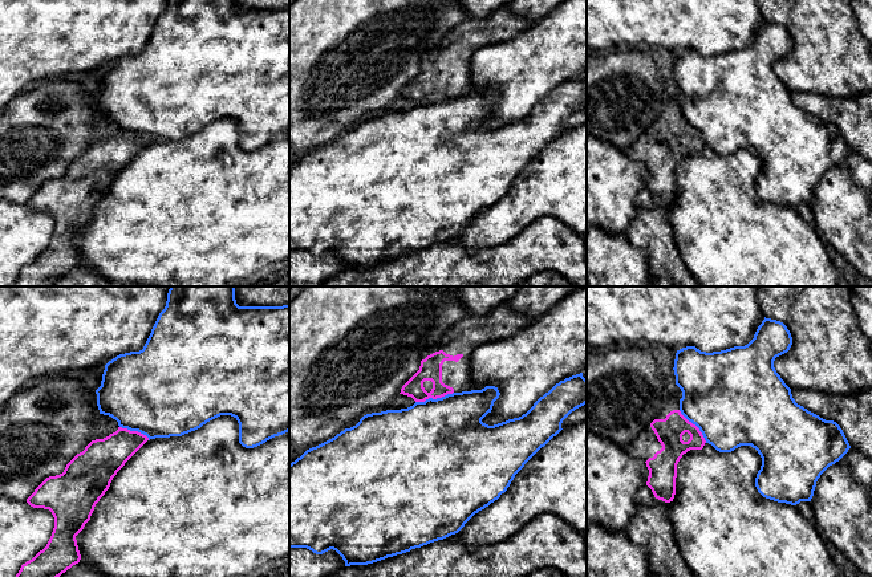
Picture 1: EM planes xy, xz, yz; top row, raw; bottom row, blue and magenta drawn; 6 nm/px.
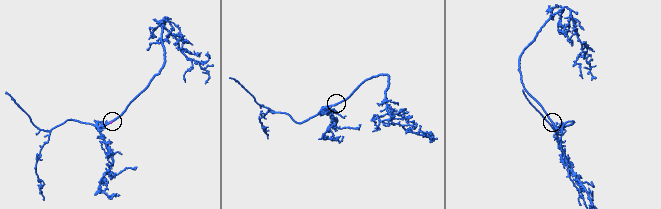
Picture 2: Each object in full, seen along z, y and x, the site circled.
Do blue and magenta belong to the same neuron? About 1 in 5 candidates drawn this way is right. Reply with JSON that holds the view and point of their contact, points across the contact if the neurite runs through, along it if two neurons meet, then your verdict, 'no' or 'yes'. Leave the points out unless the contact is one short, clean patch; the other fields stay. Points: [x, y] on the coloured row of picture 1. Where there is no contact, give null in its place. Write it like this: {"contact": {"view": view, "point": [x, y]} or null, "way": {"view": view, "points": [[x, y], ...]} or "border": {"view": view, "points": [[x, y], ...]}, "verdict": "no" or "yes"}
{"contact": {"view": "xz", "point": [434, 399]}, "border": {"view": "xz", "points": [[453, 391], [416, 402]]}, "verdict": "no"}

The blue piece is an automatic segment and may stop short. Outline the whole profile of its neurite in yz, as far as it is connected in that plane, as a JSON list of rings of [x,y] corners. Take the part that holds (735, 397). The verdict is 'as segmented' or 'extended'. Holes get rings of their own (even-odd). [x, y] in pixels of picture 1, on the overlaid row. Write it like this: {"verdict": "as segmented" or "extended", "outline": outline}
{"verdict": "as segmented", "outline": [[[764,317],[747,345],[713,353],[695,346],[682,348],[676,353],[673,370],[682,391],[680,411],[699,428],[706,443],[719,452],[731,452],[741,446],[755,448],[762,458],[755,478],[758,492],[766,499],[796,505],[811,501],[820,475],[851,446],[836,422],[798,405],[776,373],[775,358],[787,353],[791,345],[787,326]]]}

